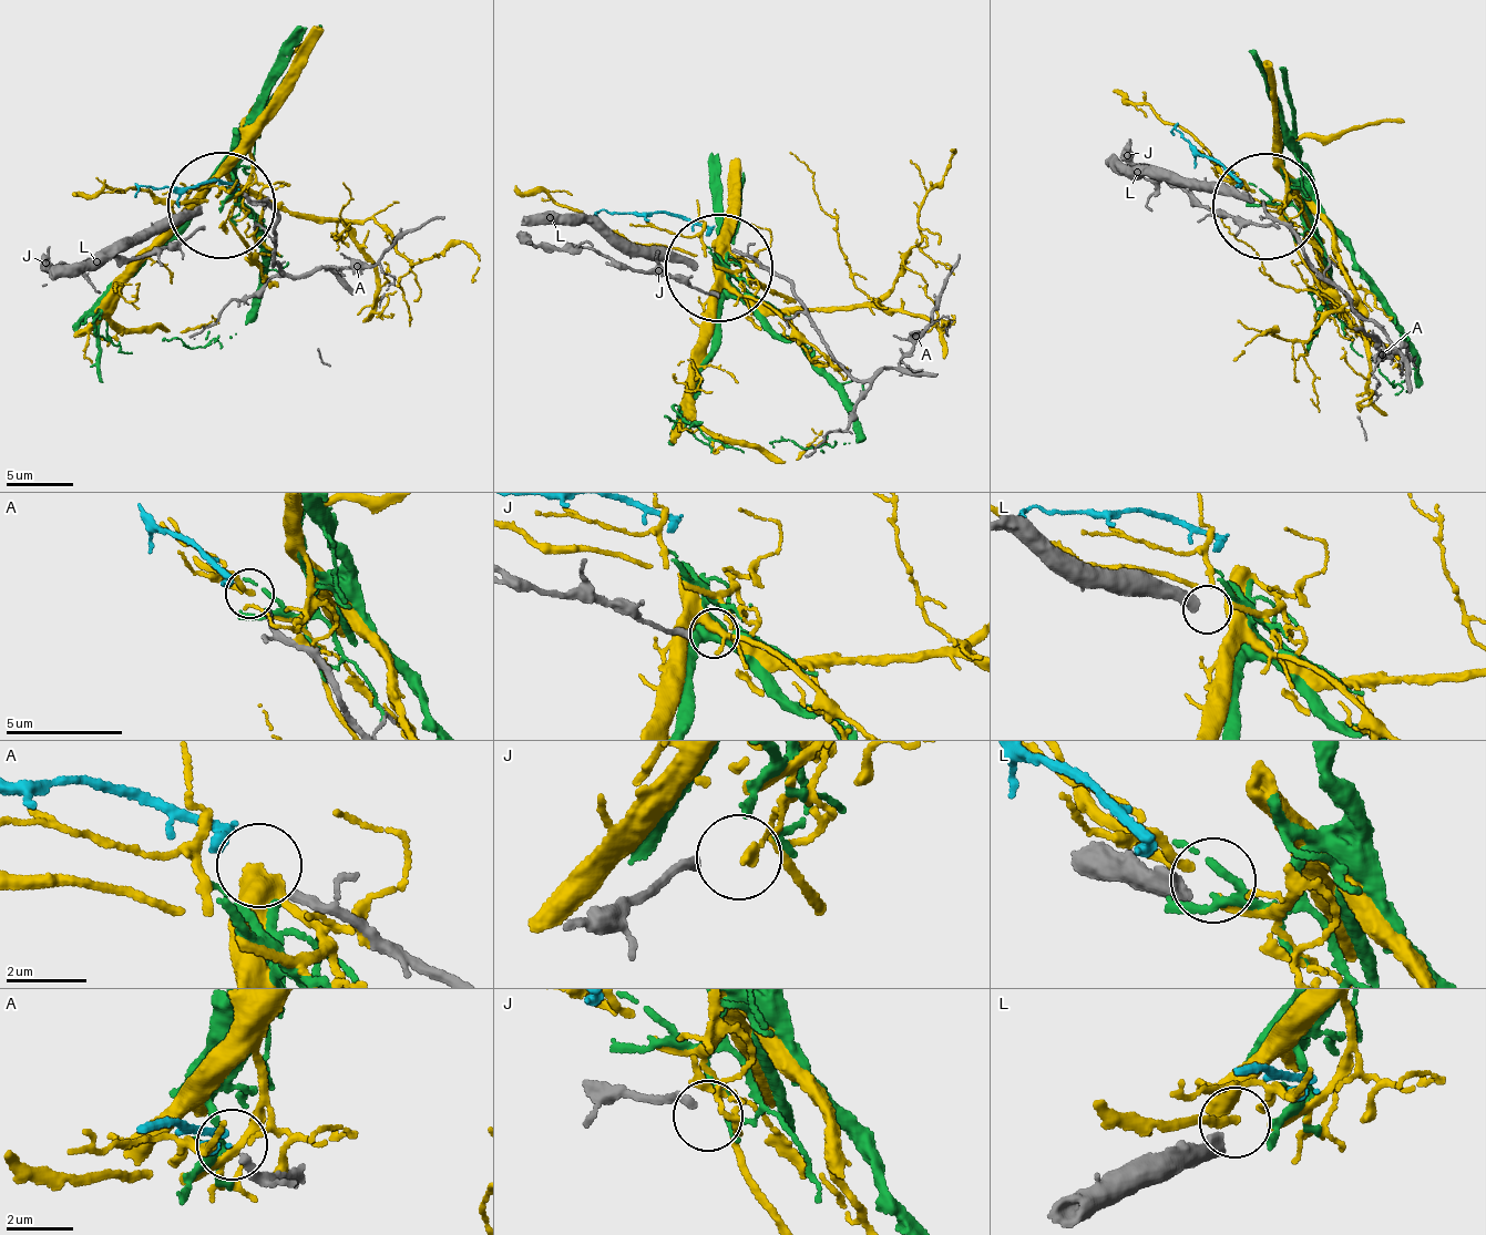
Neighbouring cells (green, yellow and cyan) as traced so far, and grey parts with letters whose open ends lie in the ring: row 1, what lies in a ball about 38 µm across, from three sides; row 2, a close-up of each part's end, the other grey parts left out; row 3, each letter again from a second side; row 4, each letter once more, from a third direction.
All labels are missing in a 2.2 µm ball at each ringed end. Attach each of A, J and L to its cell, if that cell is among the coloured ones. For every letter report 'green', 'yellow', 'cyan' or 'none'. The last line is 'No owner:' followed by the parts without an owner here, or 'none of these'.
A: cyan
J: yellow
L: none
No owner: L

